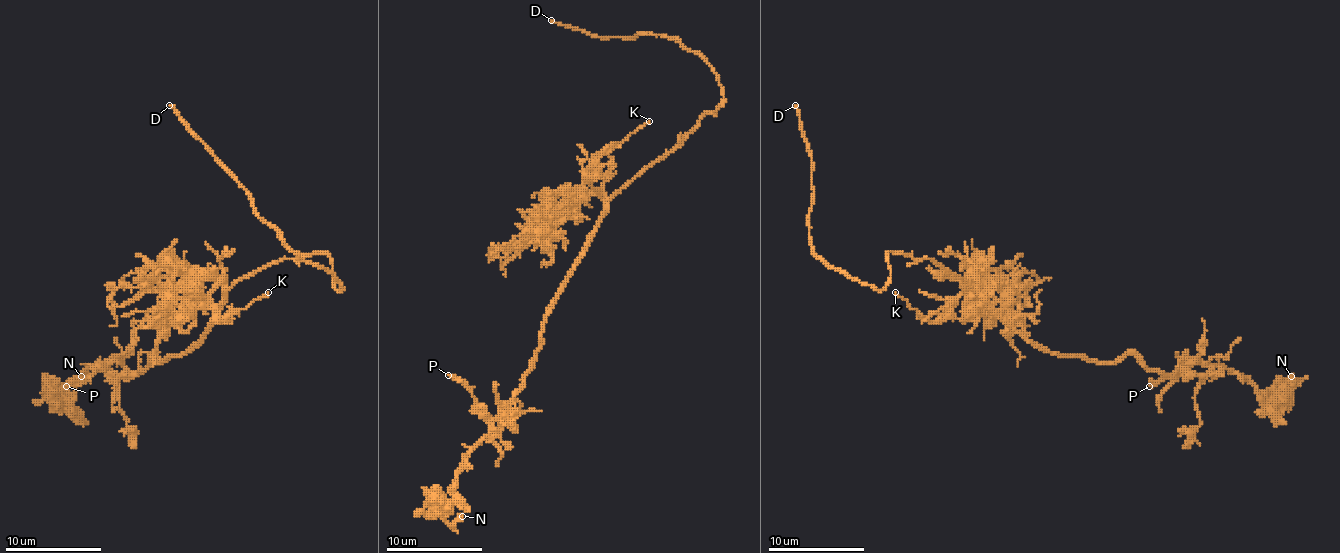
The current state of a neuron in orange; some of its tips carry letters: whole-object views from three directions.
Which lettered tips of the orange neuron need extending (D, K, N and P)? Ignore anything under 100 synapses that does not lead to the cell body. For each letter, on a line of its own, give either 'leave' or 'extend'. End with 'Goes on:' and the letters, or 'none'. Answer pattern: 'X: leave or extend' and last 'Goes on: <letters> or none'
D: extend
K: leave
N: leave
P: leave
Goes on: D

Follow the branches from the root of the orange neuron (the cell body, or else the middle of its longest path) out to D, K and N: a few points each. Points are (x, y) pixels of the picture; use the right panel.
D: (965, 280), (929, 259), (890, 251), (890, 280), (878, 290), (847, 278), (814, 251), (811, 151), (795, 105)
K: (965, 280), (972, 287), (977, 285), (972, 278), (950, 302), (950, 306), (934, 321), (912, 309), (895, 292)
N: (965, 280), (1058, 354), (1099, 362), (1135, 354), (1166, 374), (1224, 366), (1267, 402), (1298, 383), (1291, 376)

